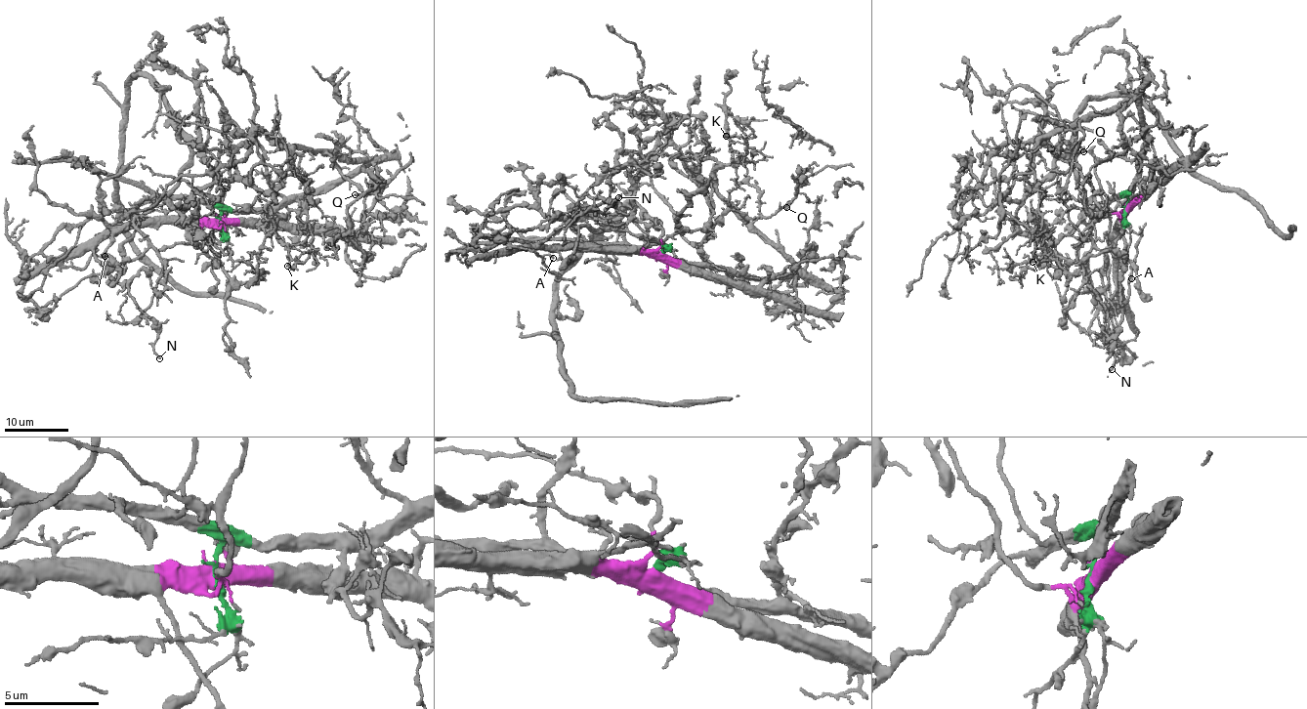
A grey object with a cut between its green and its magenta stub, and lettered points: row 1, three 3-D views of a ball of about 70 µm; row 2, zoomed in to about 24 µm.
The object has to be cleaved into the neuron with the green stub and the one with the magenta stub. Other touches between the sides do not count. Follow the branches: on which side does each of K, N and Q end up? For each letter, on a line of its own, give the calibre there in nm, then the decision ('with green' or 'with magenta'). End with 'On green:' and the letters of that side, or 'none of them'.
K: calibre 90 nm; with green
N: calibre 140 nm; with magenta
Q: calibre 140 nm; with green
On green: K, Q

